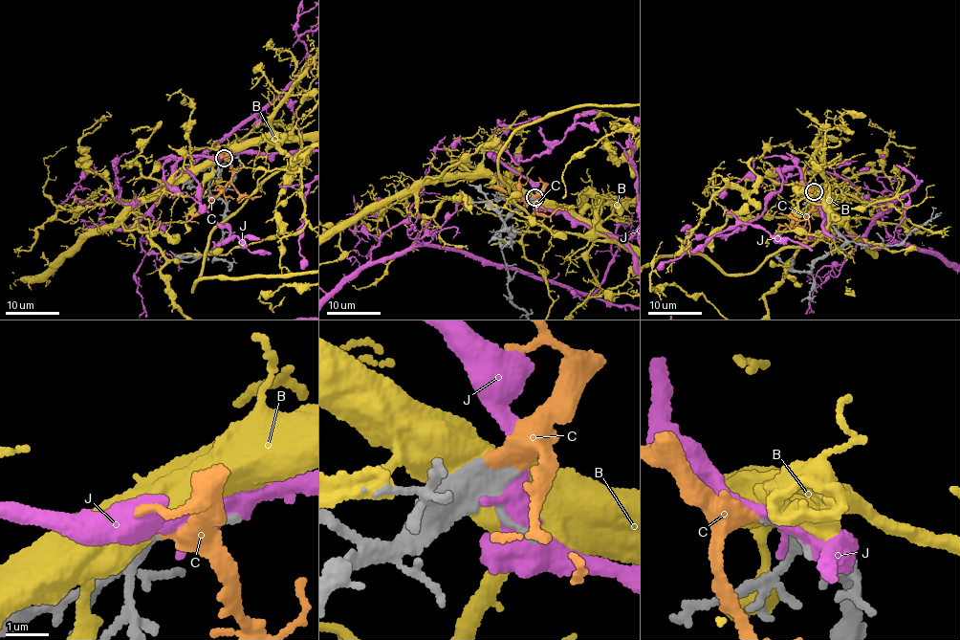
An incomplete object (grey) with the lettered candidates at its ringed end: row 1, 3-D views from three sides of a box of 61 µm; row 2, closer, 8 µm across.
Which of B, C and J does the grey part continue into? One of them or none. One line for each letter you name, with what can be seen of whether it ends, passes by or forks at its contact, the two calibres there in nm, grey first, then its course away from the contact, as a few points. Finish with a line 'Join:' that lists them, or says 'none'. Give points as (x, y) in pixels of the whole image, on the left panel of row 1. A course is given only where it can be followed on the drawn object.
C: it ends there; 320 nm thick on the grey side, 440 nm on the other; it runs (223, 158), (231, 163), (231, 180), (206, 208), (192, 217), (191, 221), (199, 224)
Join: C

